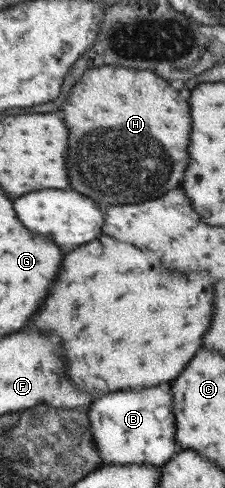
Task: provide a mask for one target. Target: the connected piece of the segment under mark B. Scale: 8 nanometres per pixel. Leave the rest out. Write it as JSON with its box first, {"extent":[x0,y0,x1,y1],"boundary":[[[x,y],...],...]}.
{"extent":[87,381,180,466],"boundary":[[[172,381],[163,385],[129,391],[113,391],[97,397],[87,411],[91,422],[91,436],[99,451],[100,465],[151,464],[162,466],[175,453],[180,452],[176,443],[175,413]]]}

